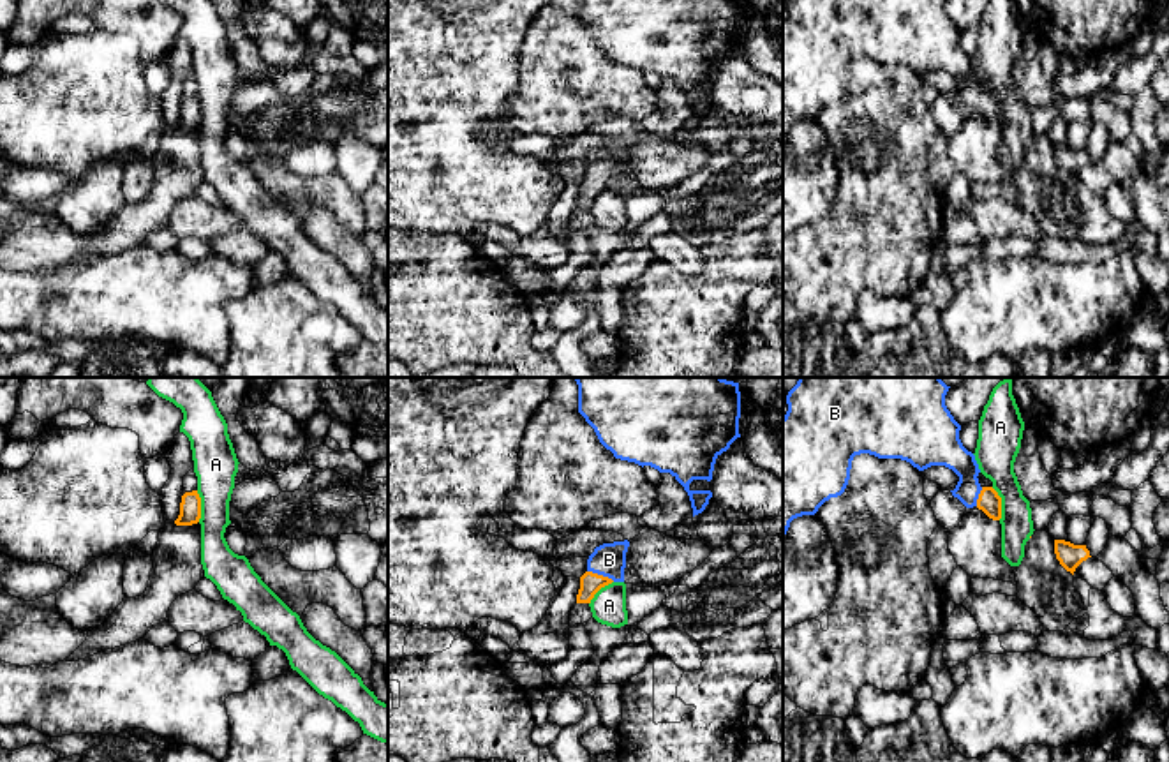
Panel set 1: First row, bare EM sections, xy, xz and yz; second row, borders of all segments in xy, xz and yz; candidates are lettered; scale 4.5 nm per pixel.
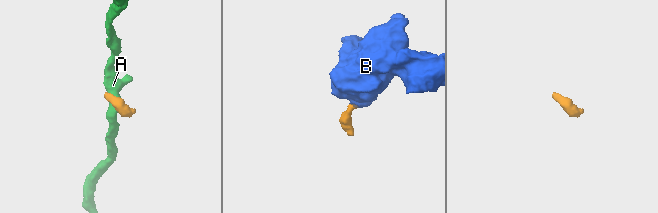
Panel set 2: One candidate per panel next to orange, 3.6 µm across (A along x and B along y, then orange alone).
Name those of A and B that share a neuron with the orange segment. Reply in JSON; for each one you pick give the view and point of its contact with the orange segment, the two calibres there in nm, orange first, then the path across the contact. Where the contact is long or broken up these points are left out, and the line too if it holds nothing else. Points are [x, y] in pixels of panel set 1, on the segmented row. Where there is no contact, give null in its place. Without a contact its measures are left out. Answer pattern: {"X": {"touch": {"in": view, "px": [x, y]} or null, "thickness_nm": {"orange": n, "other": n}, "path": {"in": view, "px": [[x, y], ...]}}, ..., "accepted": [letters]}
{"B": {"touch": {"in": "xz", "px": [602, 575]}, "thickness_nm": {"orange": 100, "other": 160}, "path": {"in": "xz", "px": [[591, 582], [602, 575], [609, 560]]}}, "accepted": ["B"]}

